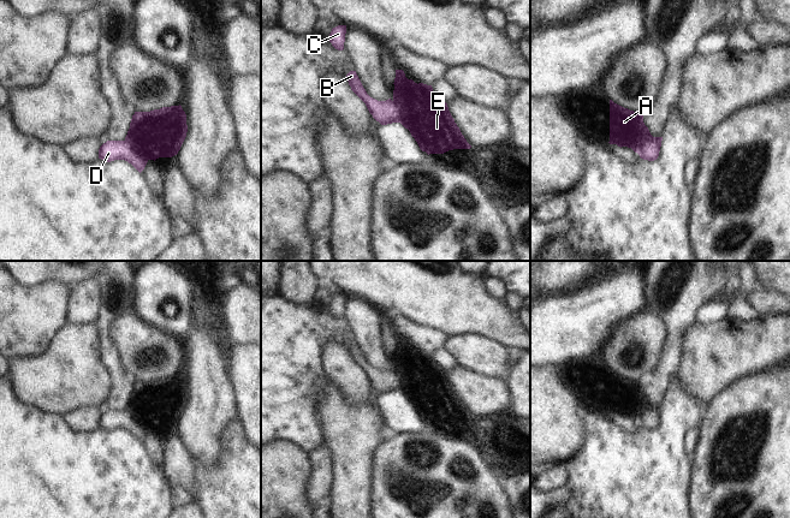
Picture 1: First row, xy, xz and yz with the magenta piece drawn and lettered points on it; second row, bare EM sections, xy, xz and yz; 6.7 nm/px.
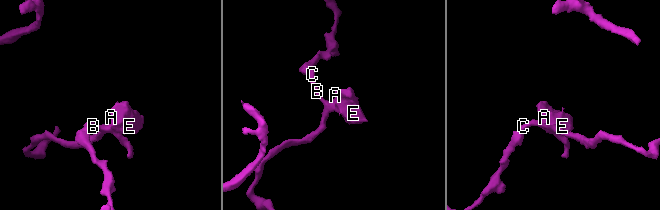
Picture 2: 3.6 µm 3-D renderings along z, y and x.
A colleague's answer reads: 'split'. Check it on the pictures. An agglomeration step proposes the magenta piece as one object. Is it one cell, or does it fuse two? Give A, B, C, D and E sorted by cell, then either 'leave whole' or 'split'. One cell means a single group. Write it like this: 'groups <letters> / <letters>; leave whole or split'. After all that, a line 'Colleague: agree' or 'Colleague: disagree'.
groups A E / B C D; split
Colleague: agree

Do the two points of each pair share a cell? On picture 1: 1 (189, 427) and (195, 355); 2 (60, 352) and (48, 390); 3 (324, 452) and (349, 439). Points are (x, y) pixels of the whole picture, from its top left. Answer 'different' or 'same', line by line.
1: same
2: same
3: different

